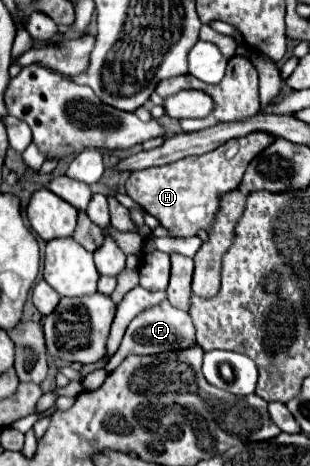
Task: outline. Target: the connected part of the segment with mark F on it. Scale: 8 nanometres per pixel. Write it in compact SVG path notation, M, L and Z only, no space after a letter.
M167 299L153 307L147 309L143 313L139 313L127 327L125 337L117 349L117 353L111 357L111 361L107 363L107 371L111 373L127 355L153 355L153 353L165 353L165 351L175 351L175 349L185 349L189 345L195 343L195 329L191 323L191 317L187 311L181 311L177 307L173 307Z

